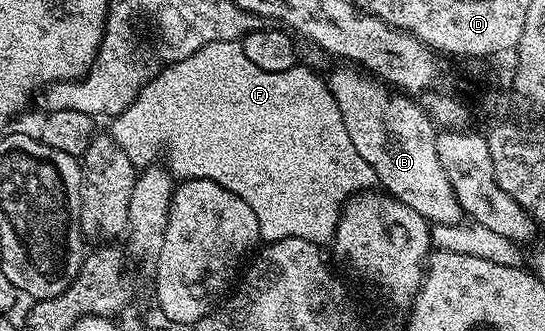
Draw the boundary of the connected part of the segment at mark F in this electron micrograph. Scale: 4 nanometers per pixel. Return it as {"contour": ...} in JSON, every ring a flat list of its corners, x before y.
{"contour":[[238,41,209,43,208,46,193,52,193,56,185,56,185,60,173,62,162,67,163,71,156,73,154,77,144,86,143,91,125,108,125,112,114,115,110,119,111,130,109,137,120,146,129,156,129,160,137,168,146,168,156,161,155,153,160,150,167,157,166,169,170,170,176,179,186,180,188,178,208,178,221,188,241,196,249,208,253,208,253,216,257,216,259,225,259,237,264,243,285,240,286,238,300,238,309,240,316,244,323,244,323,241,330,239,335,233,335,226,339,222,339,212,344,202,356,192,363,192,368,189,370,182,376,181,375,172,361,158,349,135,345,130,345,122,342,120,341,109,337,100,331,94,328,83,323,78,319,79,311,70,306,70,303,64,296,64,285,72,261,72,253,60,245,56,242,45]]}

